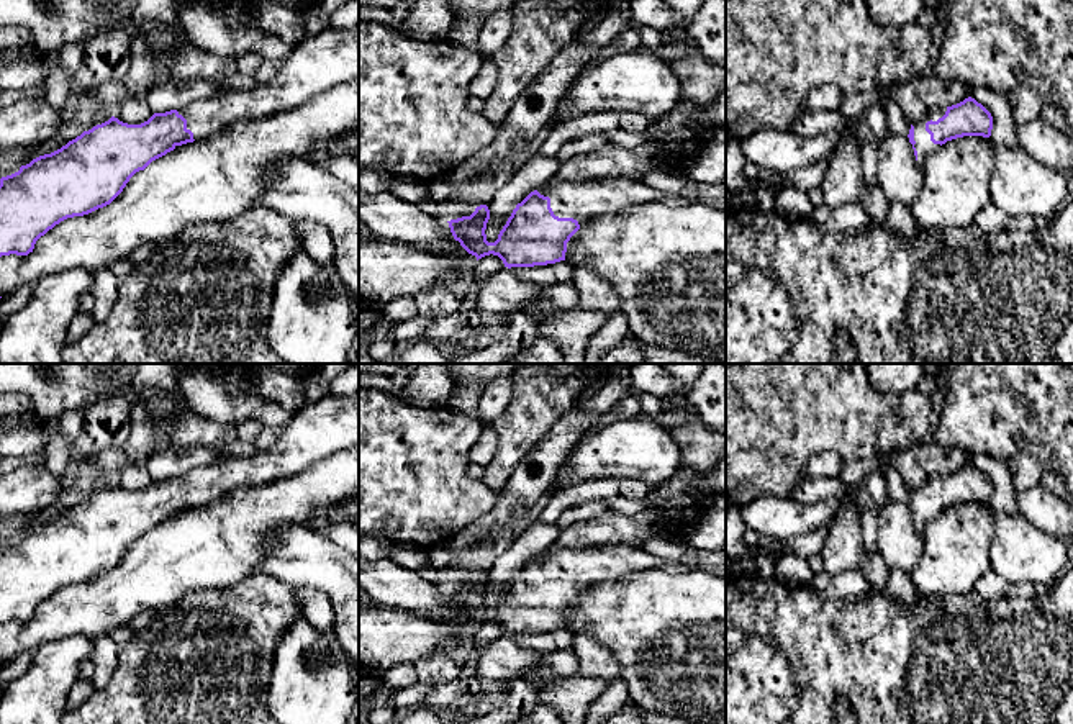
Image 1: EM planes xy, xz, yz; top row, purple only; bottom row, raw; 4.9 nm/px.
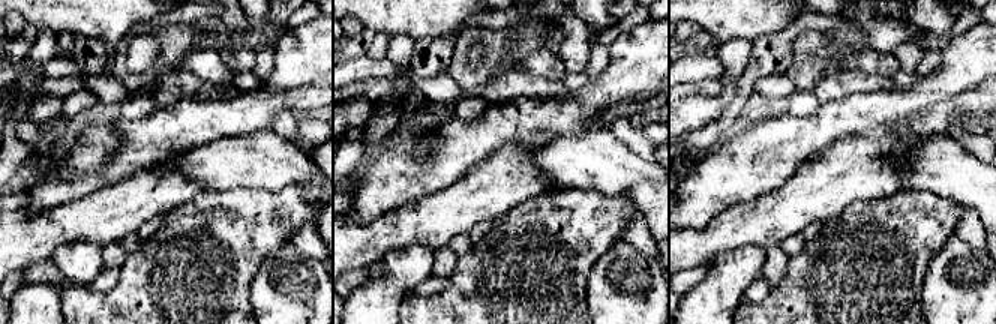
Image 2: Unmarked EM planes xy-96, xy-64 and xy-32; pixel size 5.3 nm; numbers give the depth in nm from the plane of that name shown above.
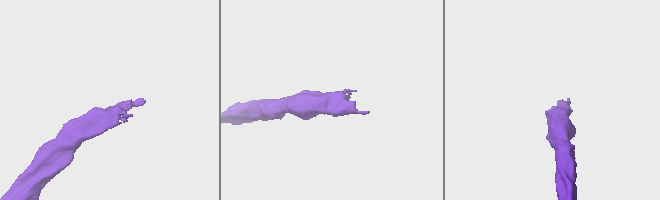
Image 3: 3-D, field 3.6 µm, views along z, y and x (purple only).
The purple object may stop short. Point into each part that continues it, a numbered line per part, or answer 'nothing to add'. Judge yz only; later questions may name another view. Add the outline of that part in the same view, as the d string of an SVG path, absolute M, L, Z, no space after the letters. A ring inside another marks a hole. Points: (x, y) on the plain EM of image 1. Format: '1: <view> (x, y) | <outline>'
1: yz (924, 513) | M934 475L929 477L922 485L912 490L914 493L914 514L917 518L917 532L924 532L926 527L940 516L940 511L934 511L930 508L930 501L926 498L926 490L927 488L937 488L945 482L947 475Z

